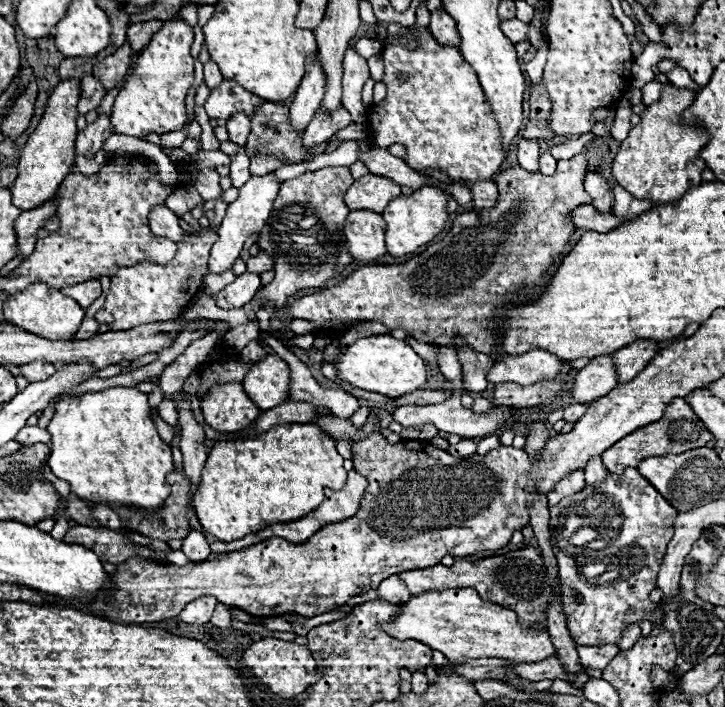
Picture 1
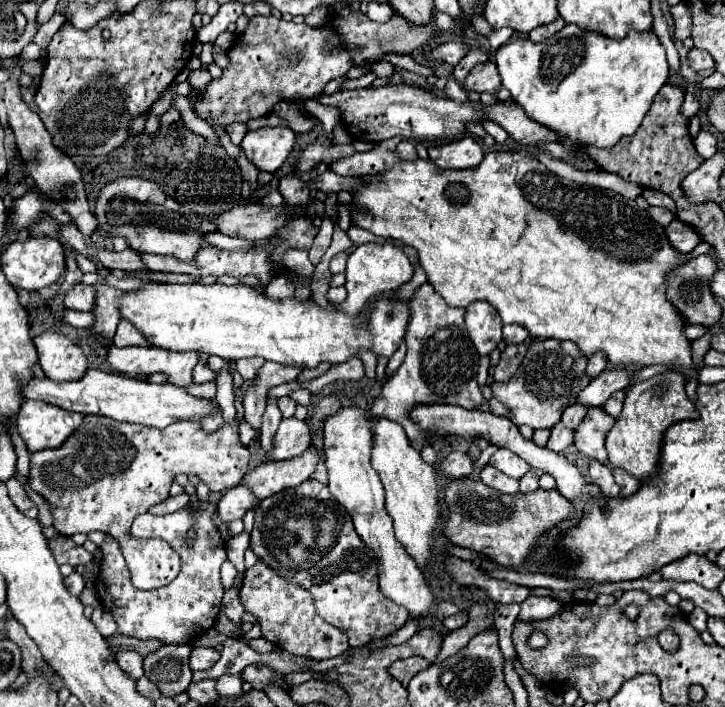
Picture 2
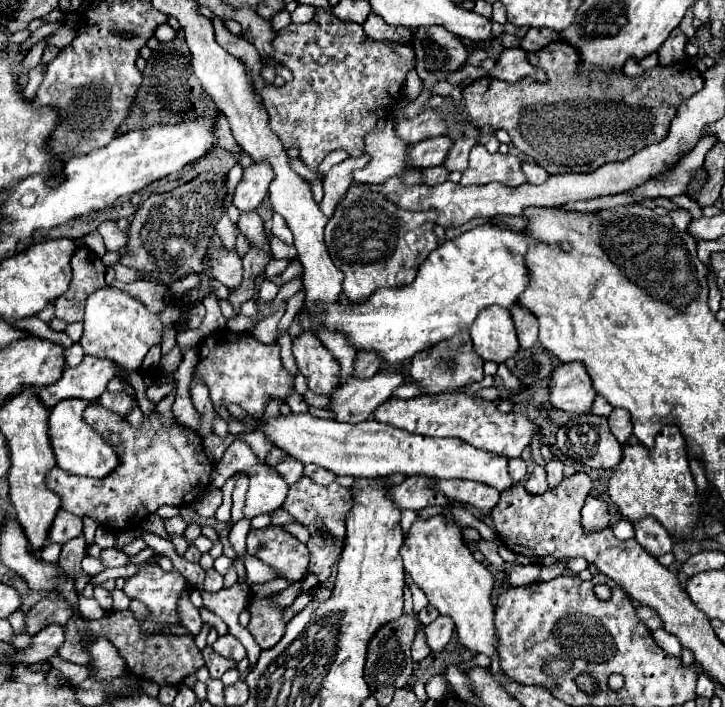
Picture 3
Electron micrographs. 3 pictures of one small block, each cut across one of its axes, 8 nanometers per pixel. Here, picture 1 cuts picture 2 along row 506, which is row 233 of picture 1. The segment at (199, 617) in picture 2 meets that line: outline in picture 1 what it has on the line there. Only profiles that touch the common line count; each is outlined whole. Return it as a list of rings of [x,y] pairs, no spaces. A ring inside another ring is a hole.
[[[202,230],[200,234],[184,234],[182,248],[176,252],[176,258],[168,264],[158,264],[158,262],[138,262],[134,266],[120,268],[114,276],[110,276],[110,292],[106,294],[104,306],[96,312],[96,322],[98,324],[108,324],[110,330],[130,330],[132,326],[148,324],[148,322],[160,322],[160,320],[174,320],[182,314],[182,308],[186,308],[198,294],[202,276],[206,274],[208,266],[208,254],[212,244],[216,242],[218,234],[212,230]]]

